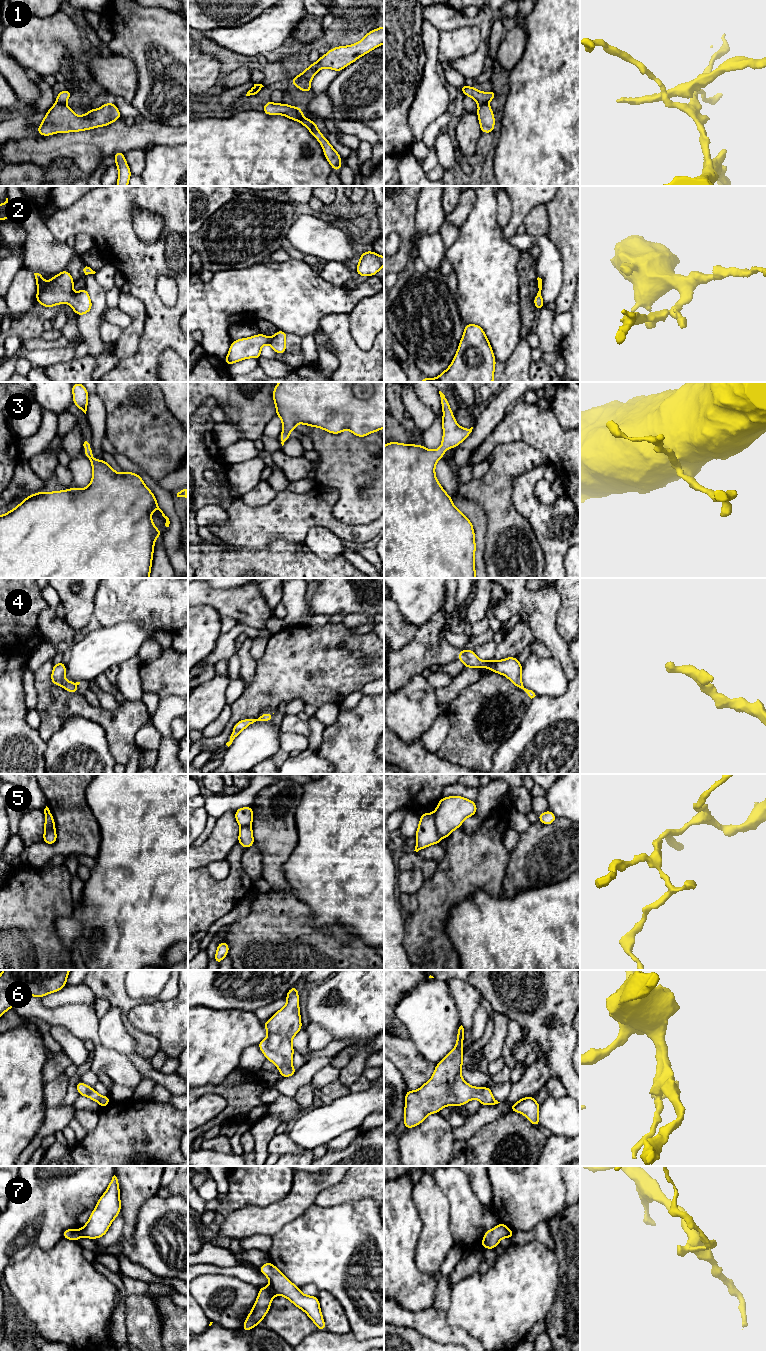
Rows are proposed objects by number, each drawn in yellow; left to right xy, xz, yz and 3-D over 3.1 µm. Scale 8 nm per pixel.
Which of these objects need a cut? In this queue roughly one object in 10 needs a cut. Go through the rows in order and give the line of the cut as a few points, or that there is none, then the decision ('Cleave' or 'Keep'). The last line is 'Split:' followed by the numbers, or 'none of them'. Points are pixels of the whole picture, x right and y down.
1: Split along xy (56, 101), (64, 104). Cleave
2: No split. Keep
3: No split. Keep
4: No split. Keep
5: Split along yz (433, 813), (435, 828), (441, 837). Cleave
6: No split. Keep
7: Split along xz (270, 1285), (276, 1294). Cleave
Split: 1, 5, 7

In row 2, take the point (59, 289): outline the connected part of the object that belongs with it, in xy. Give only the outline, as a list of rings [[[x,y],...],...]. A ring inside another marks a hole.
[[[63,270],[46,283],[41,274],[34,275],[37,283],[37,303],[47,308],[68,303],[78,316],[91,311],[92,302],[87,290],[83,288],[74,293],[74,279],[67,270]]]

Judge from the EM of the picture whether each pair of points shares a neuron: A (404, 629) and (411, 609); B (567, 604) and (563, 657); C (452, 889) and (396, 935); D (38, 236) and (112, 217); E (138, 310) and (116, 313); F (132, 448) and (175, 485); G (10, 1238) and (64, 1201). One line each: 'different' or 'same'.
A: different
B: different
C: different
D: different
E: different
F: different
G: same

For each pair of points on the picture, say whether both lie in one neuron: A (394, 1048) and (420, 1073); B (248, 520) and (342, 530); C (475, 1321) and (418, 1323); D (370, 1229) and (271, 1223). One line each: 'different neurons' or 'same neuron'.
A: same neuron
B: same neuron
C: different neurons
D: different neurons

